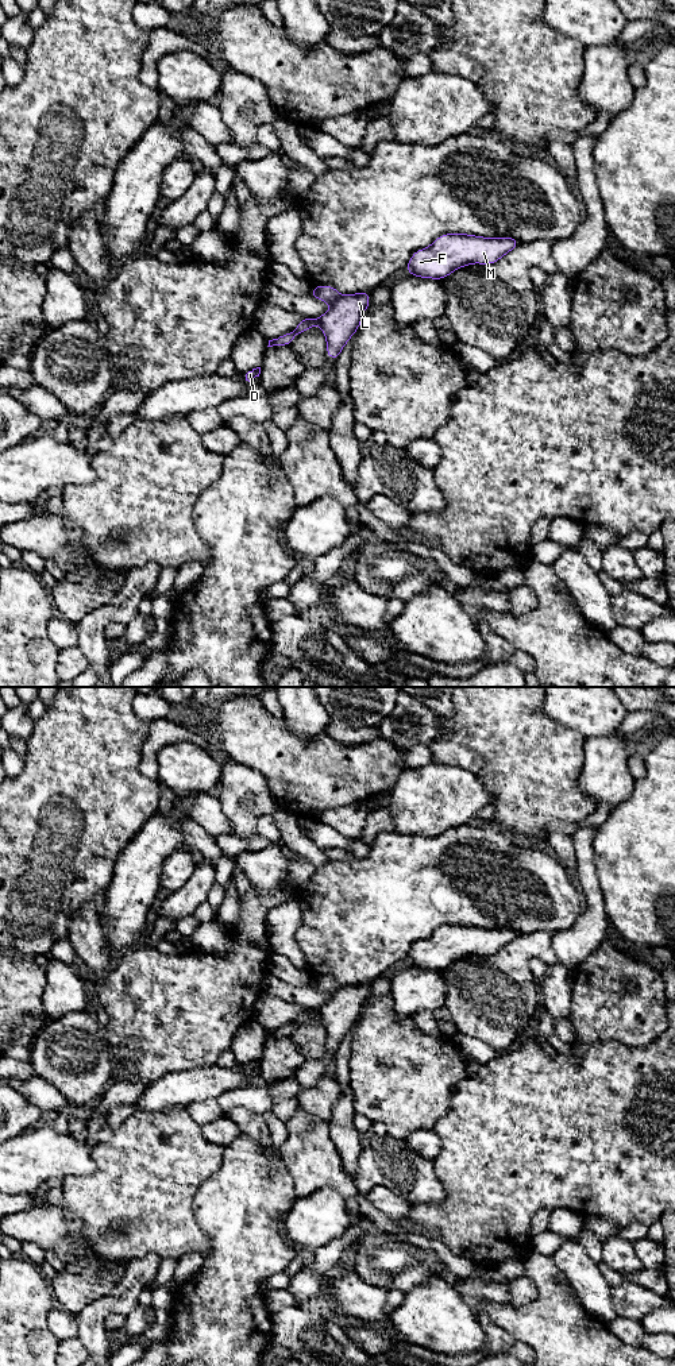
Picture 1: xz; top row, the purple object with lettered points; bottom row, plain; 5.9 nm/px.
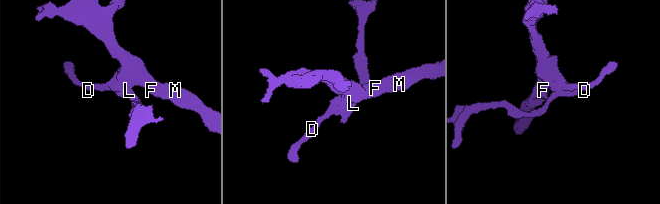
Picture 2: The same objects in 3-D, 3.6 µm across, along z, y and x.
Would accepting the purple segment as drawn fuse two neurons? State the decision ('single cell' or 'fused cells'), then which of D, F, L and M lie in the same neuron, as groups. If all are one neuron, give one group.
fused cells; D F M / L

